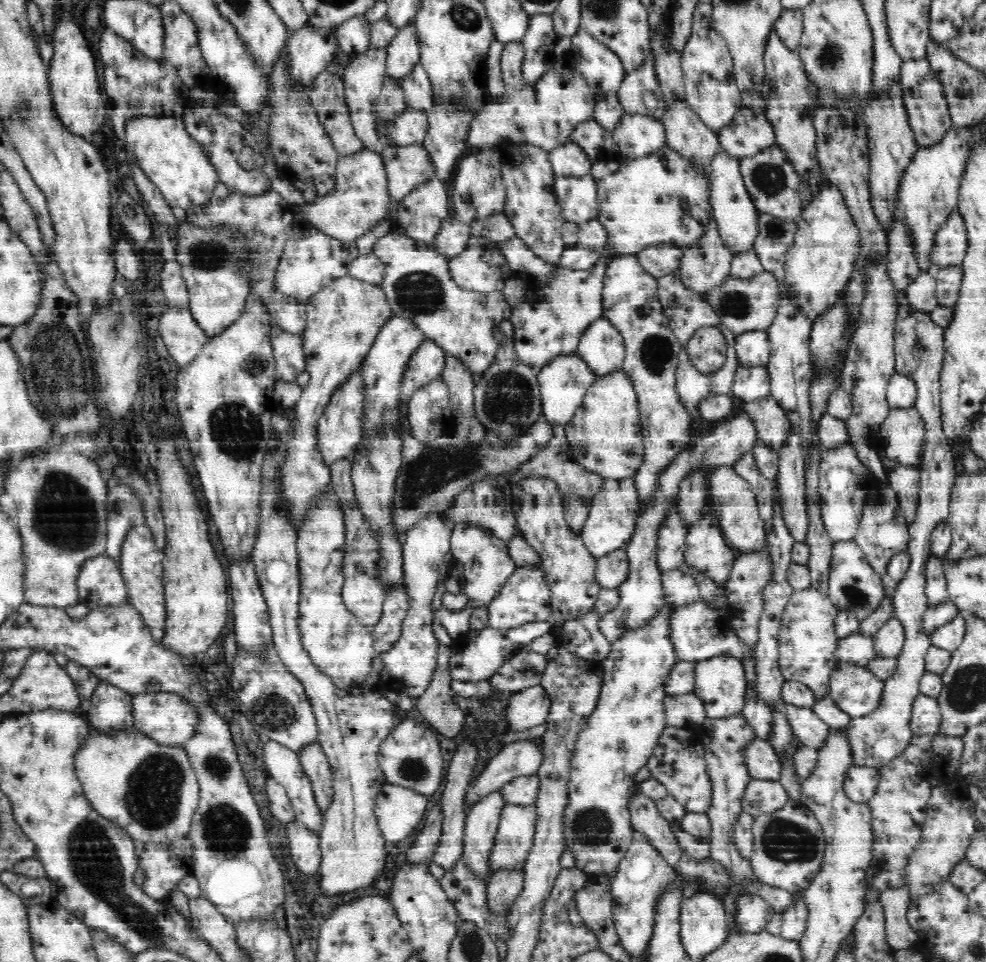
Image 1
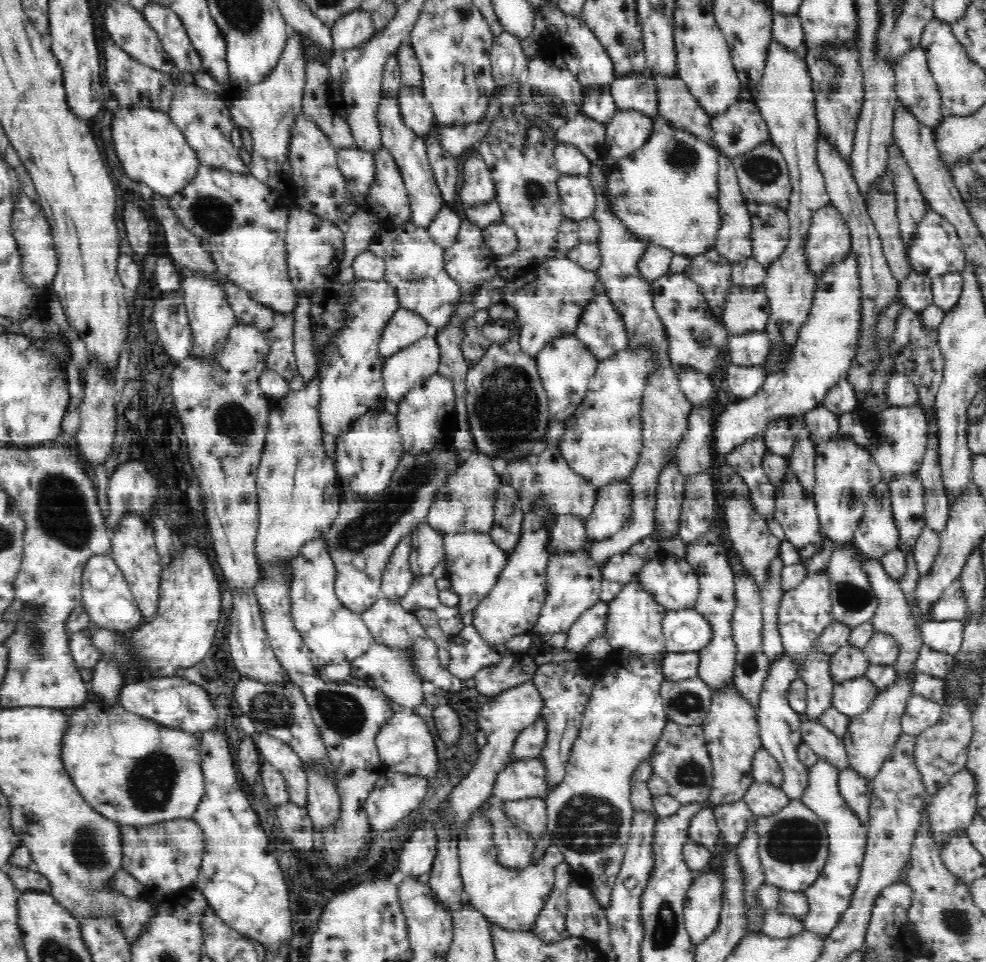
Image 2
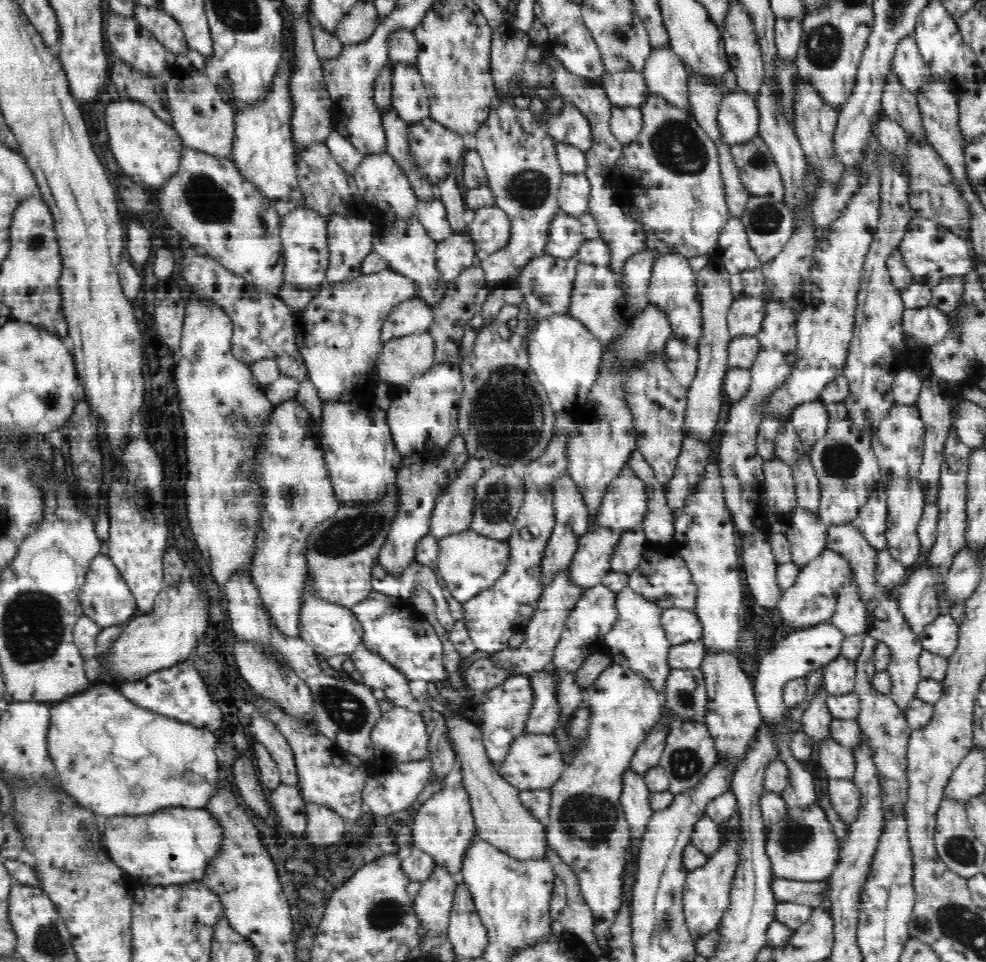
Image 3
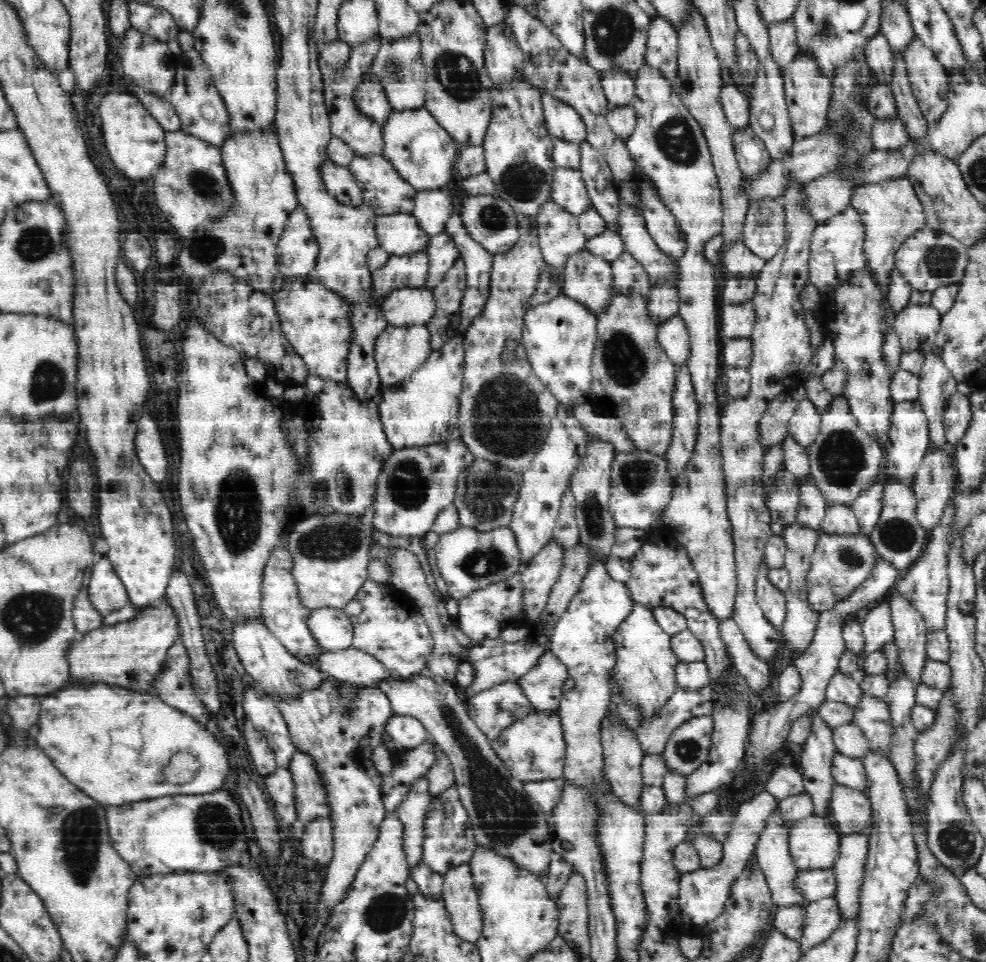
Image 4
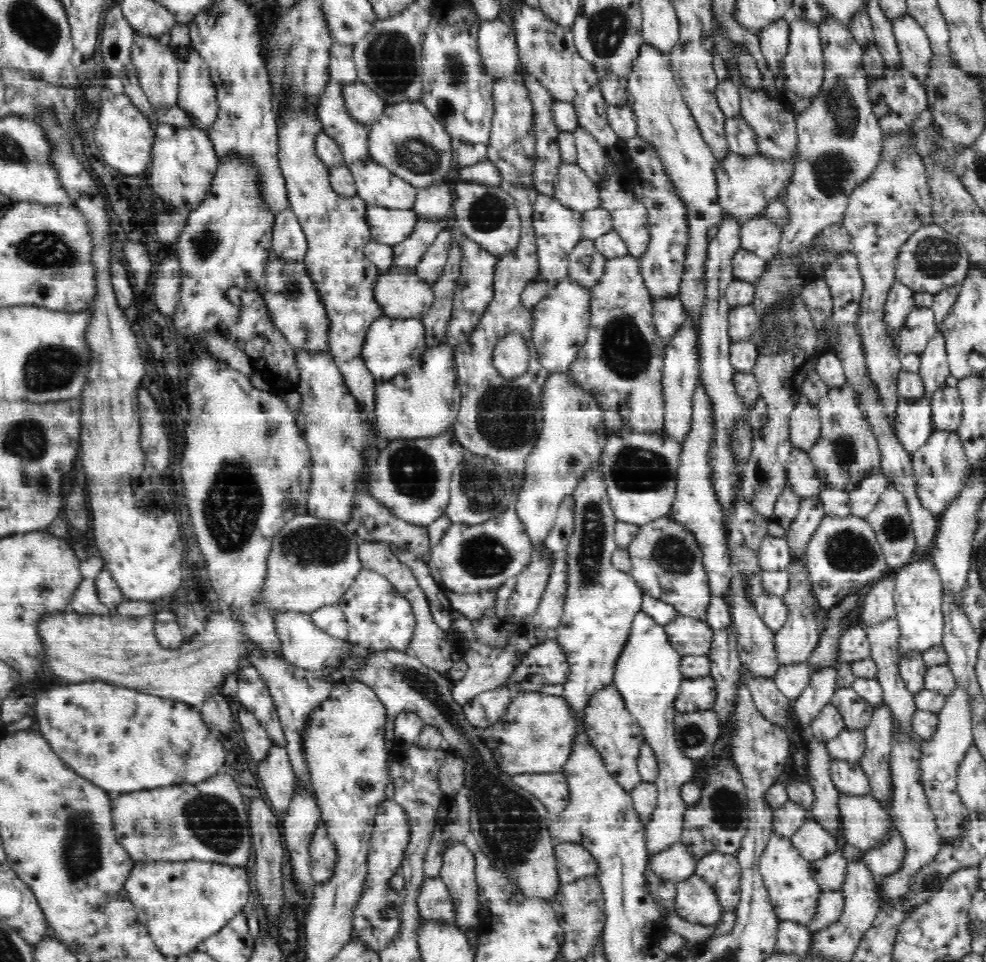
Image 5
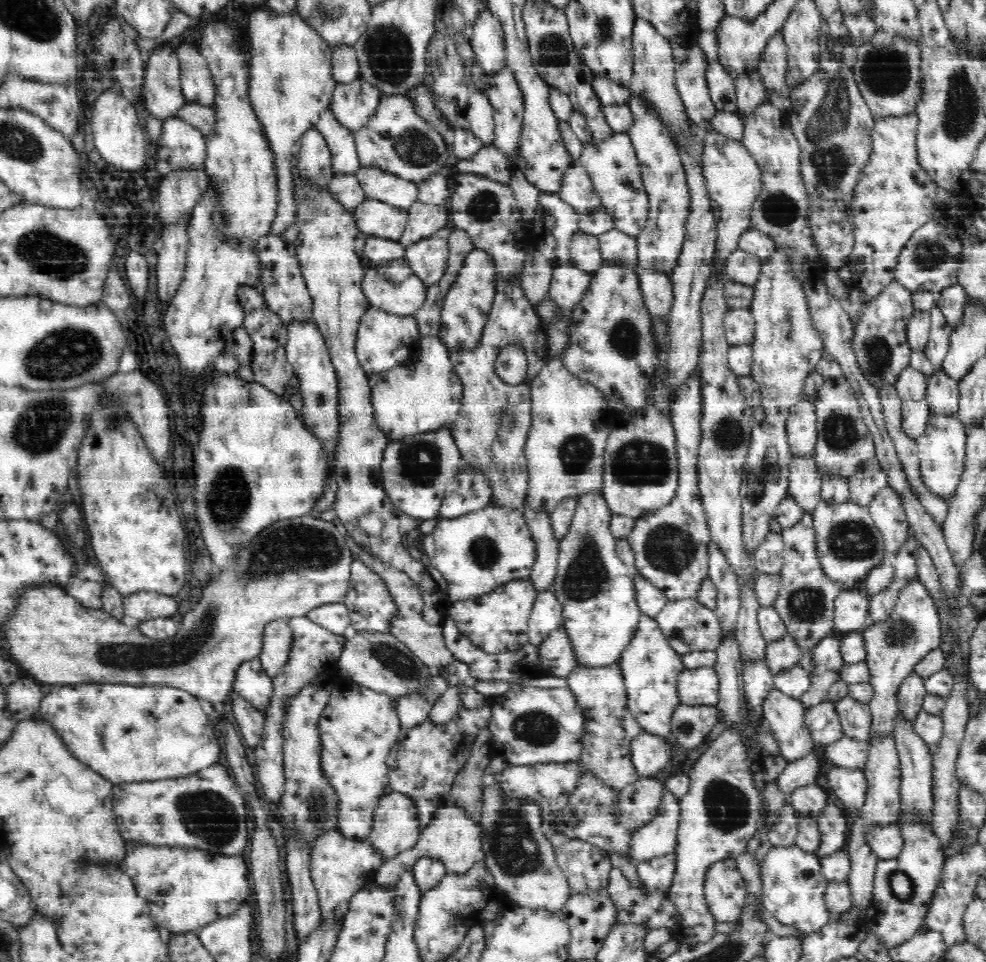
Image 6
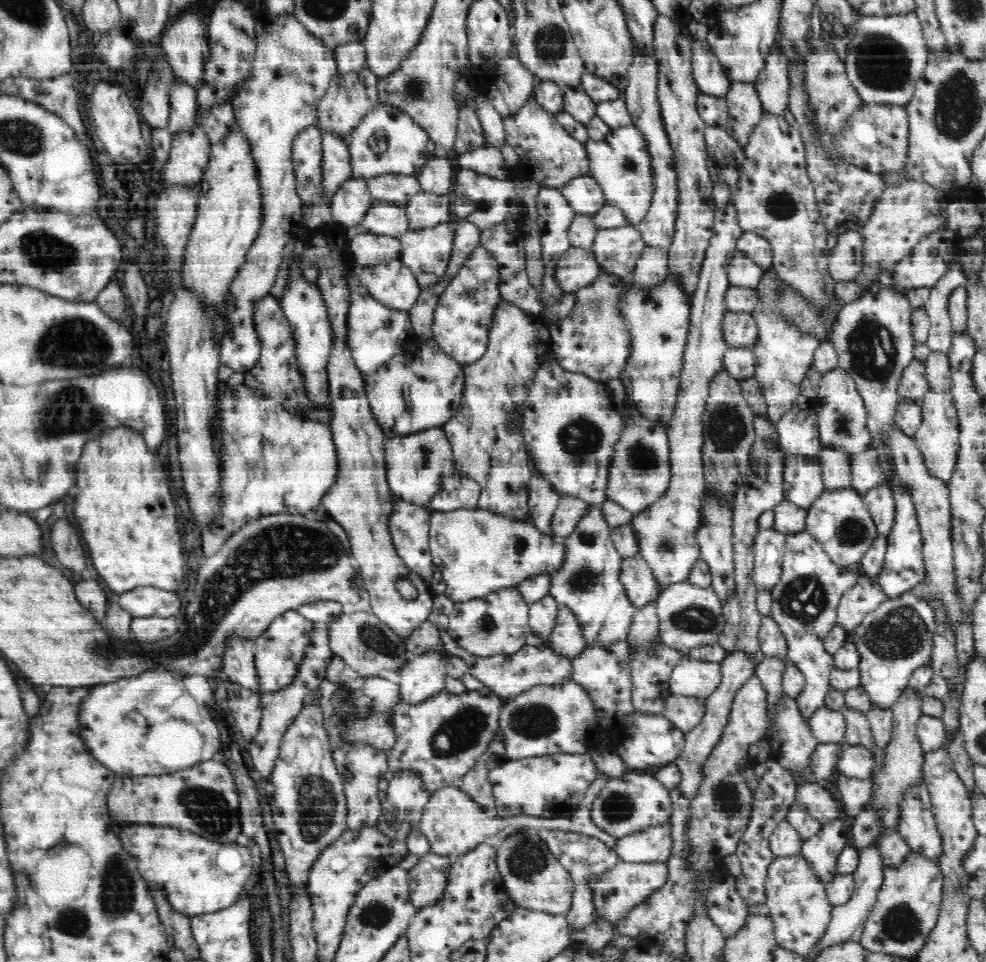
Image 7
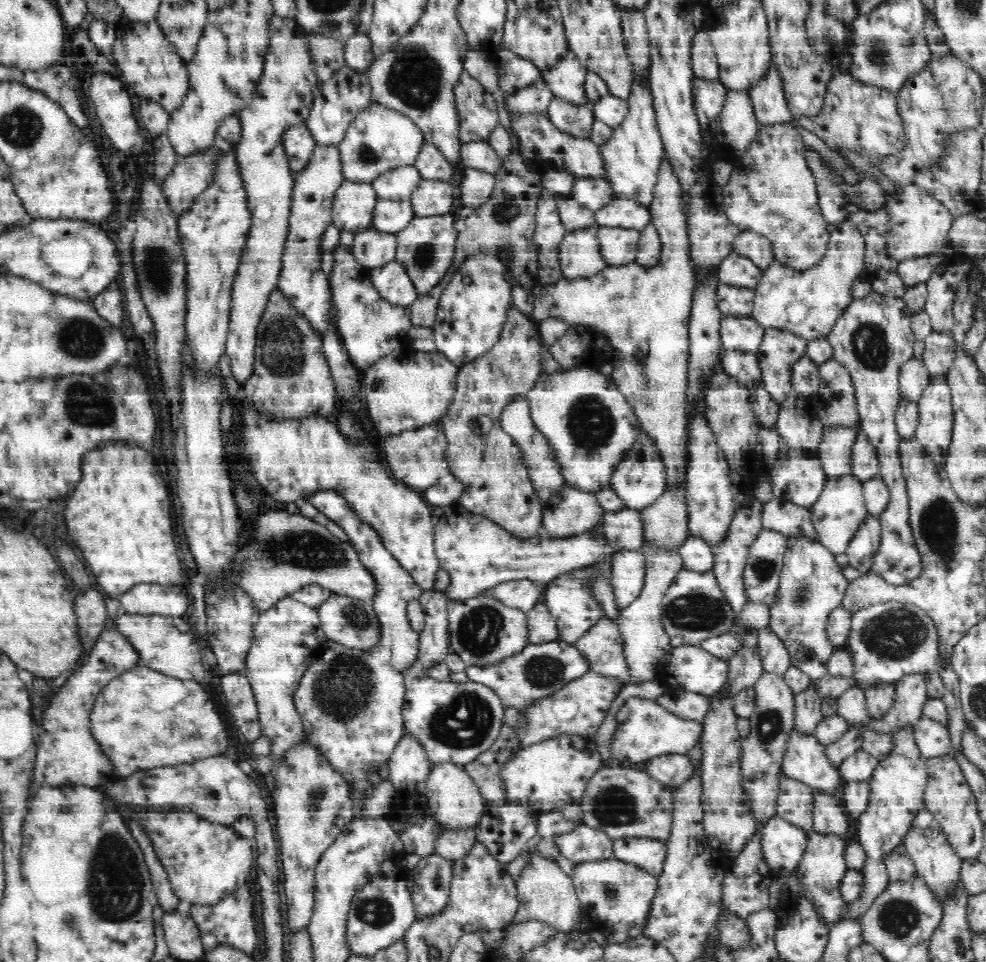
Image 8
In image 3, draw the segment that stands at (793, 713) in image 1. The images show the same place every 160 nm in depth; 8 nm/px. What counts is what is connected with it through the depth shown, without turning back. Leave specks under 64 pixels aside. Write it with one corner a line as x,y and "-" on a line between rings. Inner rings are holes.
831,737
824,741
816,749
816,753
819,755
821,773
827,778
853,780
856,769
856,758
853,752
836,743

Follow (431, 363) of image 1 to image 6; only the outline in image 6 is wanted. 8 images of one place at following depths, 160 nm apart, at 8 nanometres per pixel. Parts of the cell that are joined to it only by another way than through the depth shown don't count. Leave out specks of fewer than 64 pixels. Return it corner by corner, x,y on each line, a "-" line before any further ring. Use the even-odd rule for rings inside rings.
372,306
364,314
358,333
355,346
356,356
359,357
359,363
372,380
375,375
390,371
392,367
412,359
421,338
419,325
413,315
393,315

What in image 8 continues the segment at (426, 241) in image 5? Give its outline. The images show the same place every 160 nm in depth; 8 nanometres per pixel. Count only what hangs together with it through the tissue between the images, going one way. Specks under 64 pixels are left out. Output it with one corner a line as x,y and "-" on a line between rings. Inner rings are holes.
420,180
411,196
414,216
427,219
430,216
448,215
453,204
452,194
454,186
448,182

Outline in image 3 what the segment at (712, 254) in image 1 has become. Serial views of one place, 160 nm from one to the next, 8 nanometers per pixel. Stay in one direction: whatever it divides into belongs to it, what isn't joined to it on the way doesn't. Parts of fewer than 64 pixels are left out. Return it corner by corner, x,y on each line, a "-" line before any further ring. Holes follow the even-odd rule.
708,263
697,273
697,286
703,316
703,339
698,344
699,363
695,379
687,388
685,434
710,441
722,410
723,380
728,372
728,344
733,340
727,327
727,312
735,300
730,285
731,273
724,264

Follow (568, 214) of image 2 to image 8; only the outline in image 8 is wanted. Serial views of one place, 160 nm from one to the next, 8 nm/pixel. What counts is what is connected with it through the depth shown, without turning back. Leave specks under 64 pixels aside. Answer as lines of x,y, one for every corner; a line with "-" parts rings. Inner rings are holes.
577,177
568,195
582,207
594,212
600,211
614,199
612,187
606,178

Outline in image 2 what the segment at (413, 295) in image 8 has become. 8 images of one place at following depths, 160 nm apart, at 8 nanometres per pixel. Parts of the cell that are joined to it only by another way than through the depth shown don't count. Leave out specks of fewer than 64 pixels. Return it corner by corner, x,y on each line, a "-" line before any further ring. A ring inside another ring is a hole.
400,307
388,321
379,343
377,356
382,365
388,358
404,351
430,333
430,326
417,312

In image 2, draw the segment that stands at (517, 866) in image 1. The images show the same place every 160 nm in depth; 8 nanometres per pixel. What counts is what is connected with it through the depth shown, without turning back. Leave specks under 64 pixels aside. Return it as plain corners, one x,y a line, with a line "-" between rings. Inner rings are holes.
543,798
504,801
502,809
513,826
528,832
533,839
538,840
547,830
547,806

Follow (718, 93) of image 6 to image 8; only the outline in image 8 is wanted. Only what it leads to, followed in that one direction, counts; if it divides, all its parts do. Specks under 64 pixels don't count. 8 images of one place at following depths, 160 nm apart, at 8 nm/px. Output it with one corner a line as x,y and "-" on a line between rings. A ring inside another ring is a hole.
697,29
691,44
691,65
694,76
700,79
718,81
719,64
707,29

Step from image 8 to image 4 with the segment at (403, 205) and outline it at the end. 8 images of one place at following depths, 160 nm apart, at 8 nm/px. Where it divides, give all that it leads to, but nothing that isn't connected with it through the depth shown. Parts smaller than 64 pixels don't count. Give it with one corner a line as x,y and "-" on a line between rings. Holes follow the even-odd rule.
412,214
377,216
375,224
379,248
382,248
390,256
416,256
416,254
426,251
428,244
431,243
431,236
420,227
420,223

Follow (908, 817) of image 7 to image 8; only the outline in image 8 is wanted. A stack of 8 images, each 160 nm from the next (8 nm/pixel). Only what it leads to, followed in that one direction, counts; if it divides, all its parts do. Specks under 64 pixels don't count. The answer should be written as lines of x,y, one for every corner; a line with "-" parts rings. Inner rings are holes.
920,808
911,824
912,827
904,839
904,848
914,861
917,874
926,880
928,887
938,895
939,901
944,903
949,888
960,879
963,861
957,858
956,854
953,854
952,845
928,809

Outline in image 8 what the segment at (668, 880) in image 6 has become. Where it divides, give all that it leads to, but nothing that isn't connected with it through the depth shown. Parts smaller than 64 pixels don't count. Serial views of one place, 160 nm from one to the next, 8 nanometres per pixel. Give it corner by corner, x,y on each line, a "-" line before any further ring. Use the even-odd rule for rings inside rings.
605,858
575,864
569,875
590,930
599,932
607,944
616,944
641,937
641,928
648,917
649,906
656,896
659,877
642,870
639,866
621,860

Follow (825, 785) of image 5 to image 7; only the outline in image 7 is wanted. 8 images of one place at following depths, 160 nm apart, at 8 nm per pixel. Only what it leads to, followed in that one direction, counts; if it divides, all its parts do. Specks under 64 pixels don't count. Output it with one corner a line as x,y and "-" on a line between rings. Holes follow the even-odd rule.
841,818
832,820
826,822
820,832
802,843
801,855
814,868
811,871
826,885
836,878
837,856
848,844
846,830

